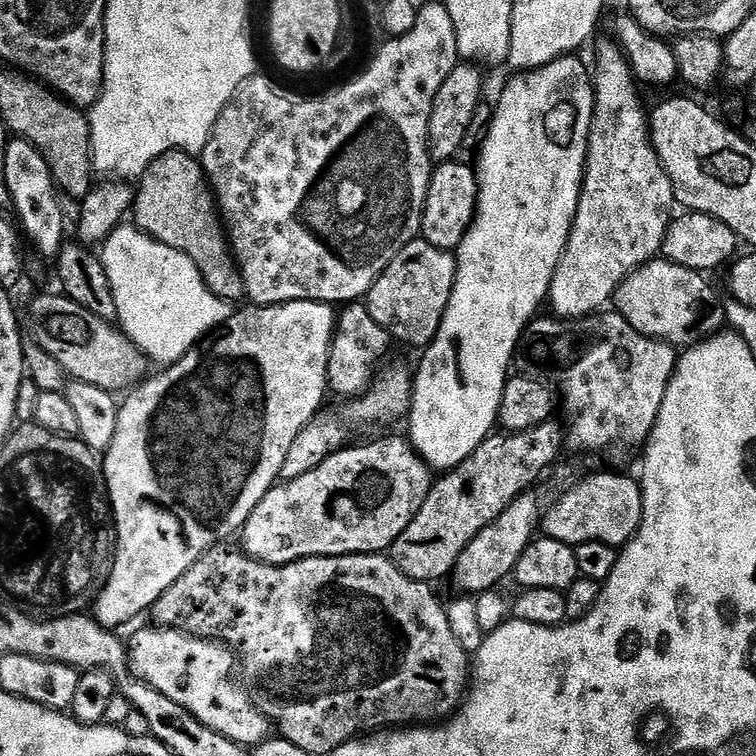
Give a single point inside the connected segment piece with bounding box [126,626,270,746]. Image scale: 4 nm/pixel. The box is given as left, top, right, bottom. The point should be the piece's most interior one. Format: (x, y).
(196, 672)

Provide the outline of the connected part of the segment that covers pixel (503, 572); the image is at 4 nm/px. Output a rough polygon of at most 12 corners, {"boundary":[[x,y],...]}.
{"boundary":[[532,494],[462,550],[457,586],[493,591],[515,573],[541,524]]}

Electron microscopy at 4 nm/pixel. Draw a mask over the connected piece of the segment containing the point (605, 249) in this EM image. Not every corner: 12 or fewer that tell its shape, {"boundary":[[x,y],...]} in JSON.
{"boundary":[[615,41],[592,62],[584,186],[564,322],[659,257],[672,183]]}

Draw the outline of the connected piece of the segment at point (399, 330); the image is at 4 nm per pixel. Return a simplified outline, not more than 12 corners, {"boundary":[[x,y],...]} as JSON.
{"boundary":[[412,240],[374,282],[370,318],[423,350],[456,281],[452,252]]}

